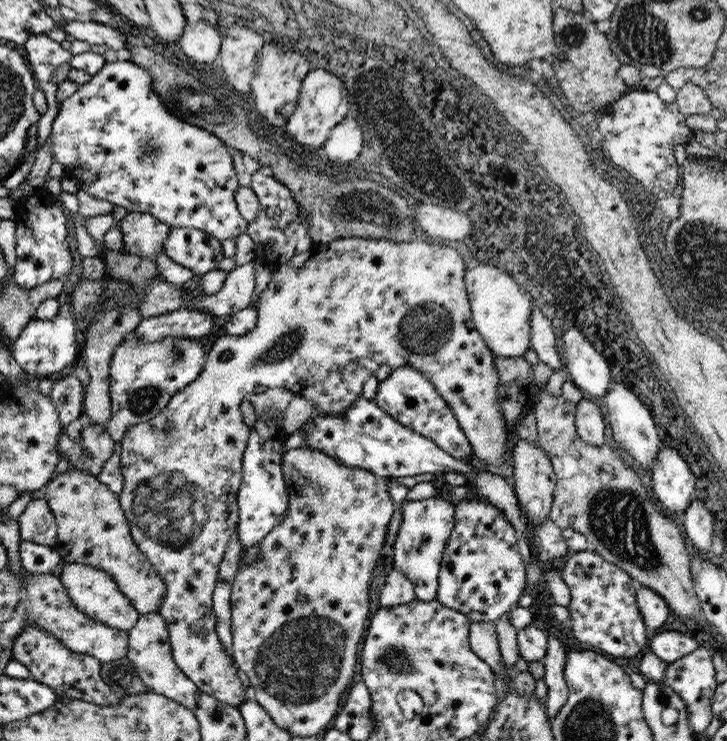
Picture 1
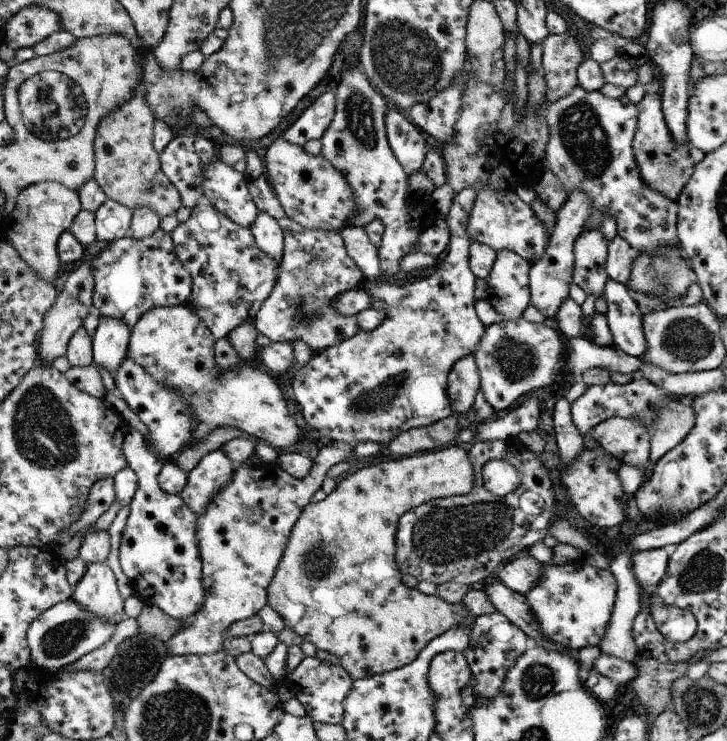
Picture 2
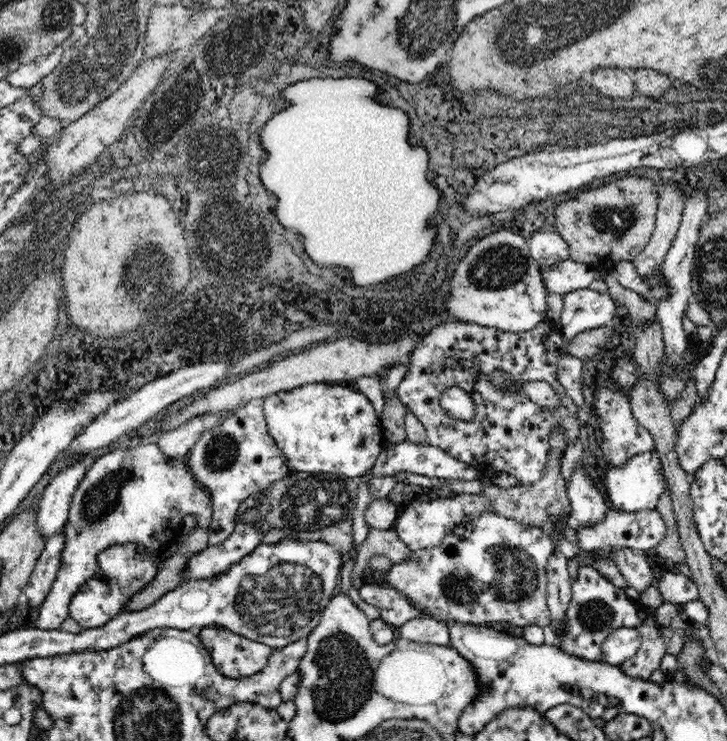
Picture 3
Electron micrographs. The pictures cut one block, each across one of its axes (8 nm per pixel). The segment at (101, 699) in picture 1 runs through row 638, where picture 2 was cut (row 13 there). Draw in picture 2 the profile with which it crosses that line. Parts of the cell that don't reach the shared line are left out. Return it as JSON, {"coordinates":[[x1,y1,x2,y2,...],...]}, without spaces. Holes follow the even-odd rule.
{"coordinates":[[27,6,27,10,21,10,7,22,5,30,5,46,11,48,13,52,31,48,39,40,61,32,61,22,59,16,51,10,45,10,41,6]]}

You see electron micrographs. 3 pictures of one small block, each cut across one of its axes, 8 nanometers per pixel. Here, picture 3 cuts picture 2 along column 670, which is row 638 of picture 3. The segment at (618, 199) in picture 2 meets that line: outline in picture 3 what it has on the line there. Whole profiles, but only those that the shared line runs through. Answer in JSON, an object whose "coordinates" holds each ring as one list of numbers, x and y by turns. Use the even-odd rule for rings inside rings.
{"coordinates":[[224,628,198,630,202,646,210,652,216,670,226,678,250,678,262,672,274,648,240,638]]}

